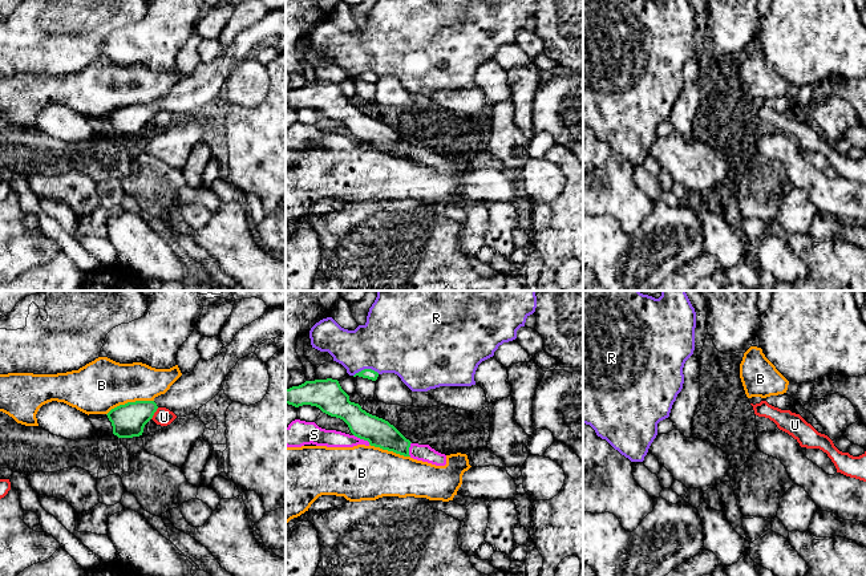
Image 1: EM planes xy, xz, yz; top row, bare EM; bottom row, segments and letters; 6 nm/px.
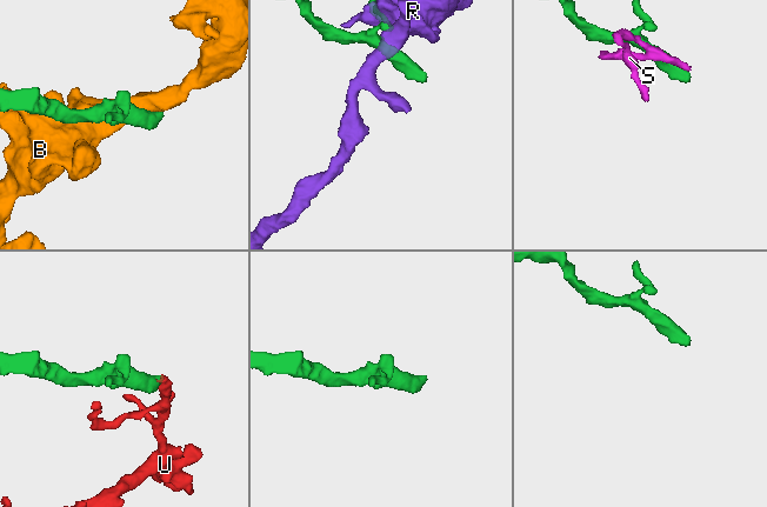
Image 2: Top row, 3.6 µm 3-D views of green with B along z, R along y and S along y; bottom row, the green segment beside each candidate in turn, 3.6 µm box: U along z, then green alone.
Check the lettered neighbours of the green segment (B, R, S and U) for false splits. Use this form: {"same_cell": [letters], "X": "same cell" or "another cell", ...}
{"same_cell": [], "B": "another cell", "R": "another cell", "S": "another cell", "U": "another cell"}

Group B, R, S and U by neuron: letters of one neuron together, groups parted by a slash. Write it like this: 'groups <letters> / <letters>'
groups B / R / S U

